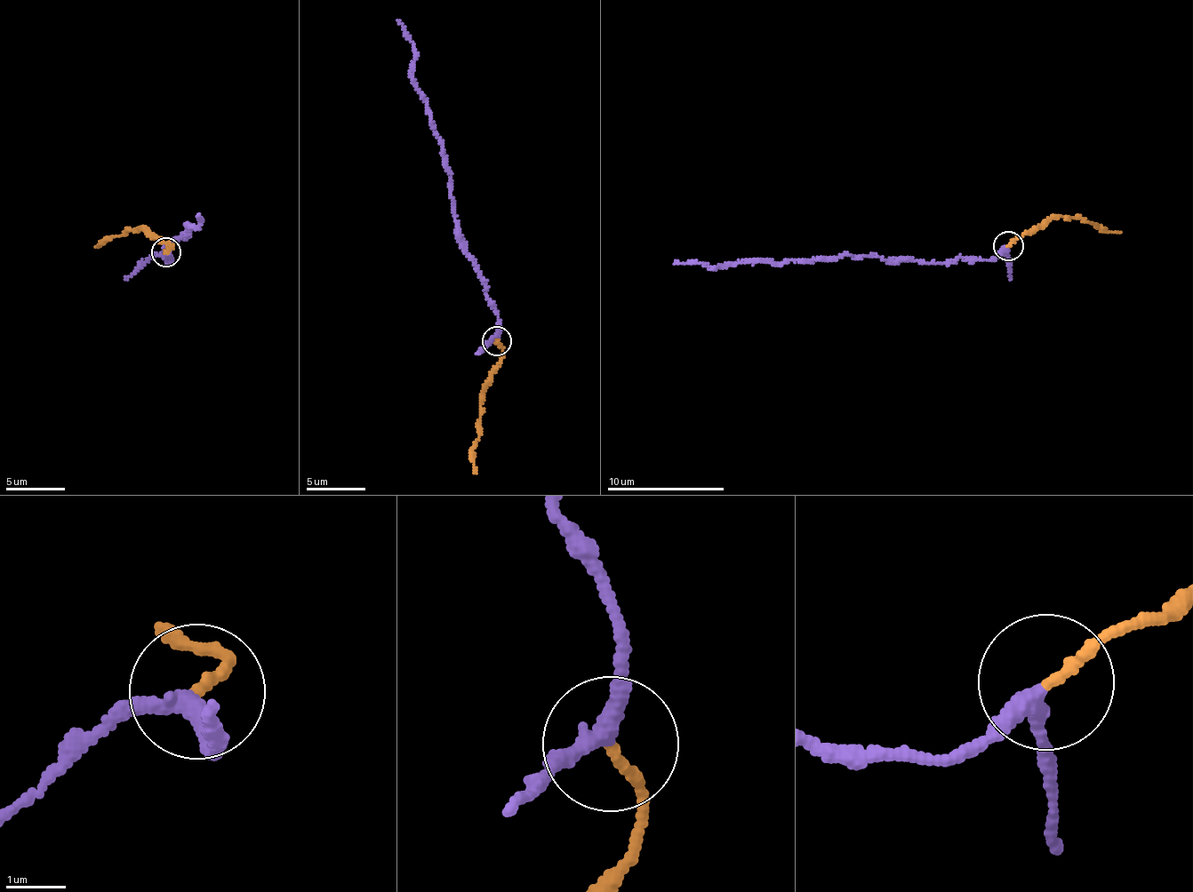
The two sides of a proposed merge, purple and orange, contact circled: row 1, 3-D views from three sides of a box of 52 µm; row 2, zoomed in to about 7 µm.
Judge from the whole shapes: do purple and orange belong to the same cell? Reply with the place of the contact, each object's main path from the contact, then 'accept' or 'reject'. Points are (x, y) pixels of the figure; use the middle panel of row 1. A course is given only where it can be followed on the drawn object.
place (497, 340); course purple (496, 339), (498, 311), (459, 232), (446, 155), (429, 119), (427, 99), (412, 76), (414, 43), (396, 19); course orange (496, 339), (503, 351), (480, 403), (480, 432), (472, 450), (476, 473); reject

